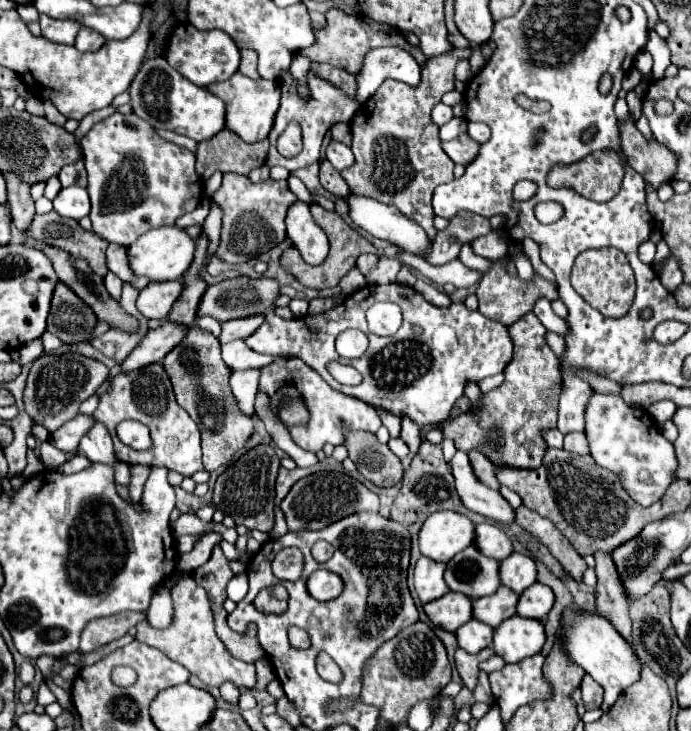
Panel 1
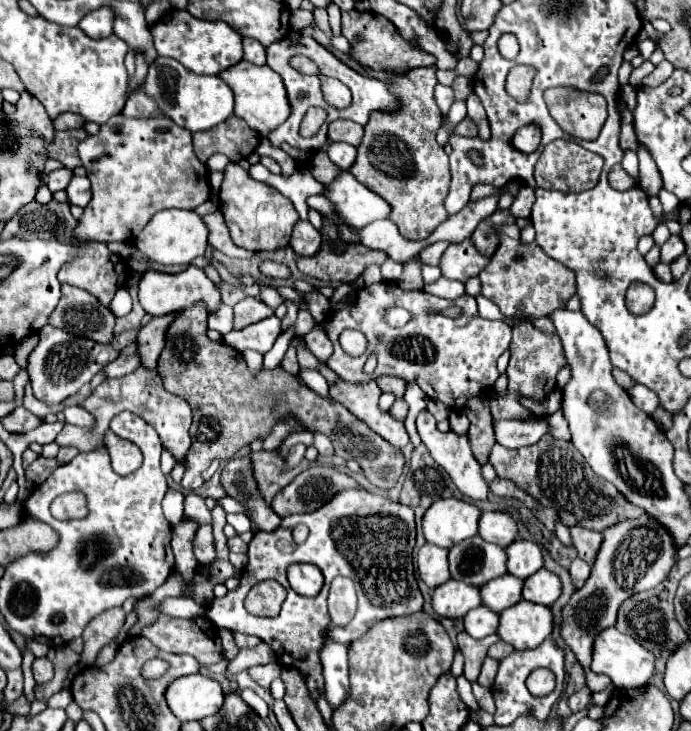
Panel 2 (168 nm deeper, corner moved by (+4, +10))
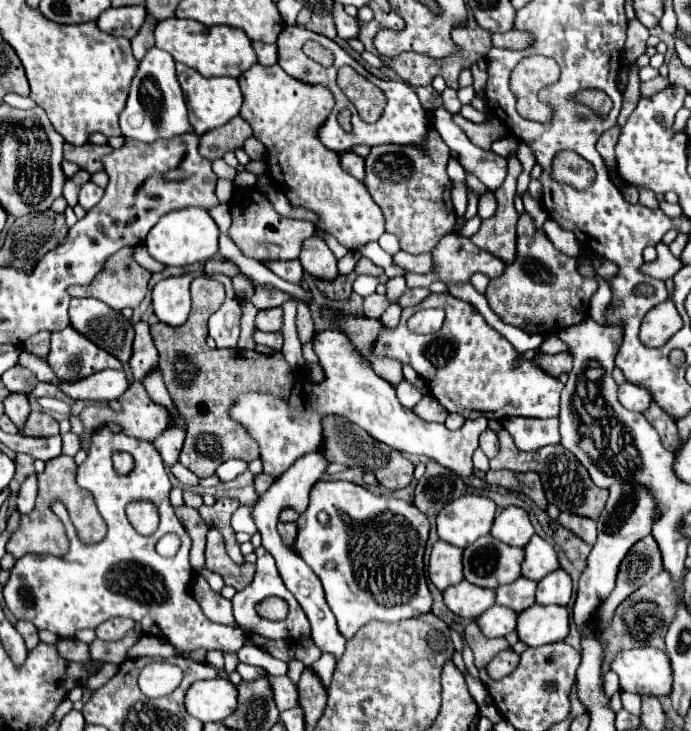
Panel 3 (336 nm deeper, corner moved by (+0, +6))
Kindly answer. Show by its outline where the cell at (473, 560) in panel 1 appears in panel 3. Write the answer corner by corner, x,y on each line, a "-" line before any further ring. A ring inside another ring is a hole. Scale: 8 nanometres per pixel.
486,534
464,550
464,578
482,588
498,588
520,576
522,560
520,548
504,546

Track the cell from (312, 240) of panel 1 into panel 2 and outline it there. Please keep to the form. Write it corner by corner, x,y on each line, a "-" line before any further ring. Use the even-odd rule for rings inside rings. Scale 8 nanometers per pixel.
298,220
292,232
290,246
298,256
314,256
322,246
322,234
310,222

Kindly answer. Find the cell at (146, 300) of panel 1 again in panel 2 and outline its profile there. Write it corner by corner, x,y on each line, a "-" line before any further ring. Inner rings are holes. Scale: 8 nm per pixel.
188,266
186,270
178,272
178,274
164,274
164,272
146,272
140,280
140,292
138,292
140,304
142,308
150,314
150,316
166,316
166,314
174,314
180,312
196,302
202,302
208,310
208,314
214,314
218,310
218,306
222,304
222,296
220,290
214,286
214,282
206,276
204,270

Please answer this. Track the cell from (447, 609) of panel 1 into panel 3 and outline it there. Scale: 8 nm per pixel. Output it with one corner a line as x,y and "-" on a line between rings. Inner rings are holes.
462,580
460,584
444,590
444,604
456,616
474,620
494,604
494,590
480,588

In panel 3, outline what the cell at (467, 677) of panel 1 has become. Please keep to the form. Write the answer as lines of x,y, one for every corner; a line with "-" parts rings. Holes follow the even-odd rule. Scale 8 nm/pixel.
470,622
464,630
464,640
468,642
468,646
474,652
474,664
478,668
486,668
488,662
502,650
508,650
510,644
506,642
506,638
484,638
484,634
480,634
480,628
476,626
476,622

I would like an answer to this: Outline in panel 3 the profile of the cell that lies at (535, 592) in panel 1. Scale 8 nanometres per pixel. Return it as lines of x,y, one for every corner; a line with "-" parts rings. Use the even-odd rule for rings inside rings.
564,570
550,572
546,578
538,582
536,590
536,602
538,604
556,604
556,606
566,606
572,596
572,580

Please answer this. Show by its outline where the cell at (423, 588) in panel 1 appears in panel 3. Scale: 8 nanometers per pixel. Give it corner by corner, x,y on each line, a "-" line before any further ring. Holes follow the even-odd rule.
438,540
432,548
430,562
428,562
428,576
432,584
442,592
448,586
460,584
462,576
462,550

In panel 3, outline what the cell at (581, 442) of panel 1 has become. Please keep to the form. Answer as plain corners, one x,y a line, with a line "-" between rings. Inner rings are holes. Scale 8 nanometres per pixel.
514,416
502,420
504,430
508,430
508,434
514,438
520,450
538,450
548,444
560,444
558,424
560,424
558,418
536,420
536,418

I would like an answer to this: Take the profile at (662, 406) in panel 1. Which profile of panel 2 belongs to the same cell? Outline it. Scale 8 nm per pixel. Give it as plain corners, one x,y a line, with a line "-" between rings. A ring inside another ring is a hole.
634,384
634,386
628,388
626,392
628,392
628,396
632,398
632,402
634,402
640,410
644,410
646,414
652,414
652,412
658,408
658,396
656,396
652,390
648,390
646,386

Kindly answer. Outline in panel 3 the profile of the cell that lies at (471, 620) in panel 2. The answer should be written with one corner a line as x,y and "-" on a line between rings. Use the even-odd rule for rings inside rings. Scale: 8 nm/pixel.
492,606
476,618
476,624
486,638
498,638
506,636
516,628
516,616
518,614
514,610
508,610
504,606

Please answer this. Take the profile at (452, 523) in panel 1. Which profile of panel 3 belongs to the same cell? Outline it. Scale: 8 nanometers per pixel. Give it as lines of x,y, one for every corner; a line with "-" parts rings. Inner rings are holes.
470,494
460,496
458,500
444,506
444,510
440,510
436,516
438,538
452,546
466,548
490,532
494,514
496,504
490,498

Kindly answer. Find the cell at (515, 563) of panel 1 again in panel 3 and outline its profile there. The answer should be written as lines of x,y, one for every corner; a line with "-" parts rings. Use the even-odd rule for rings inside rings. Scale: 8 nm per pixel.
532,536
530,542
524,546
524,562
522,562
522,576
528,580
542,580
546,574
554,572
558,568
558,556
556,550
542,540
540,536

